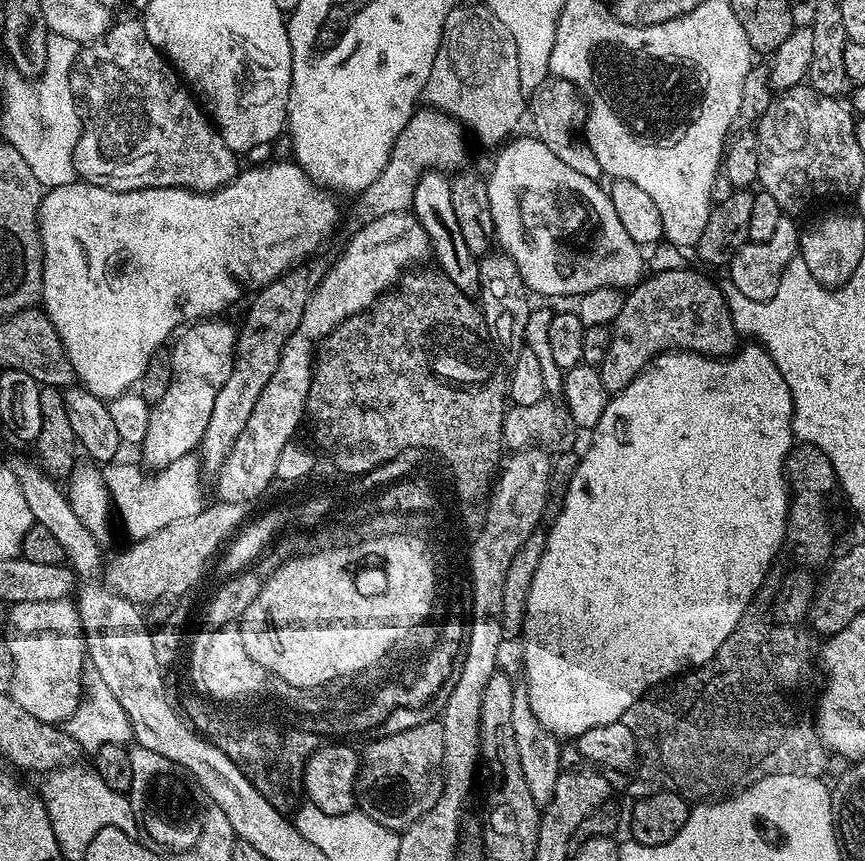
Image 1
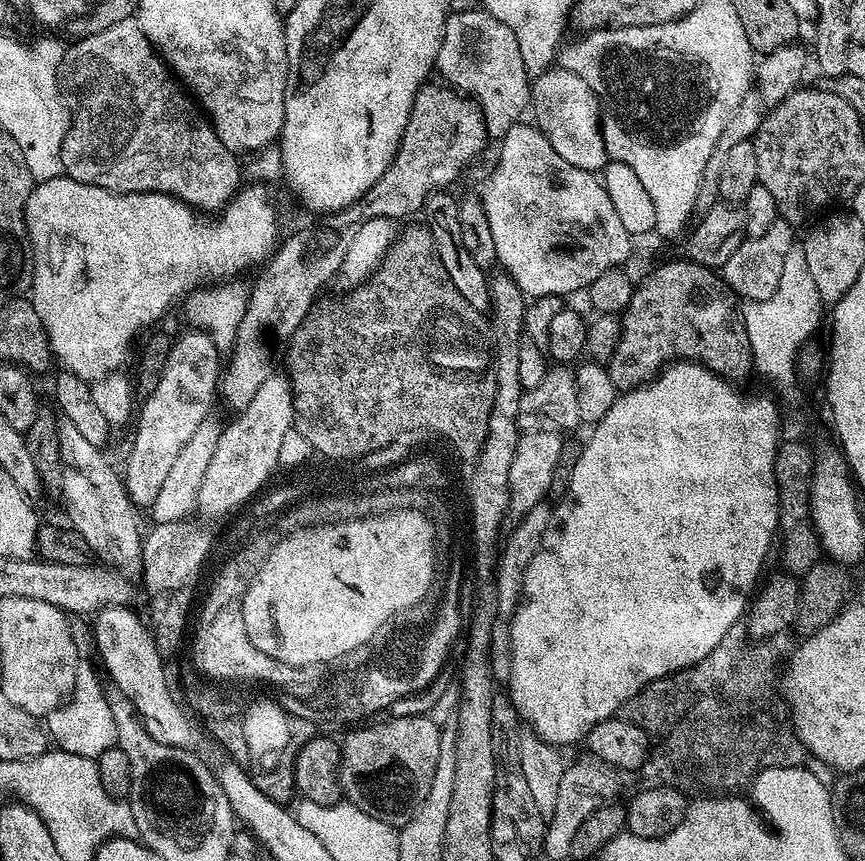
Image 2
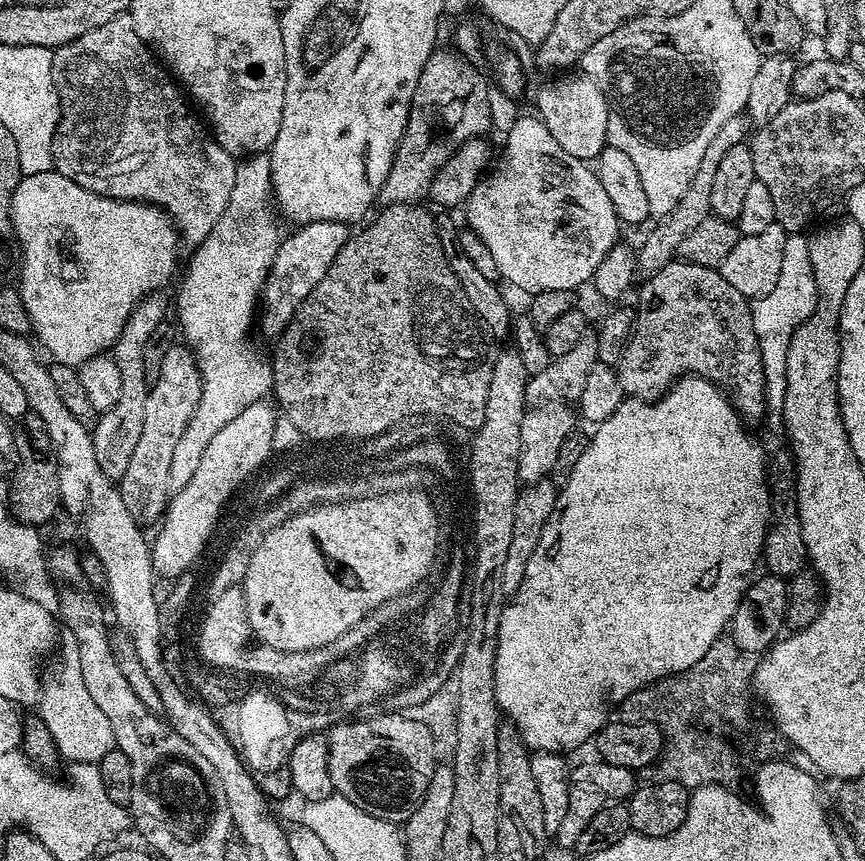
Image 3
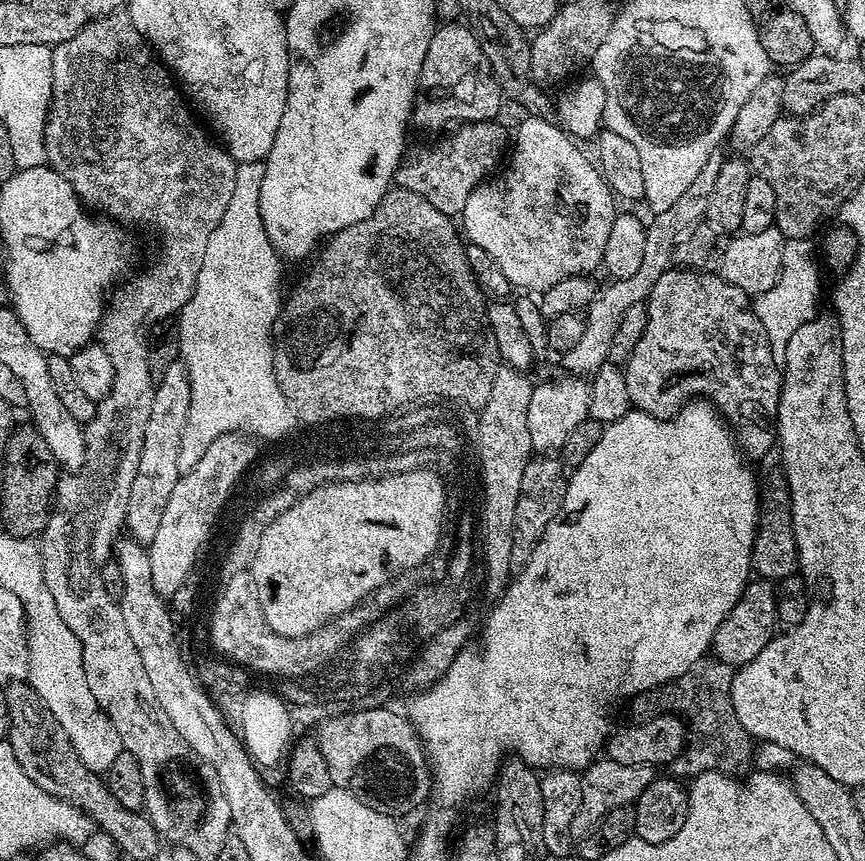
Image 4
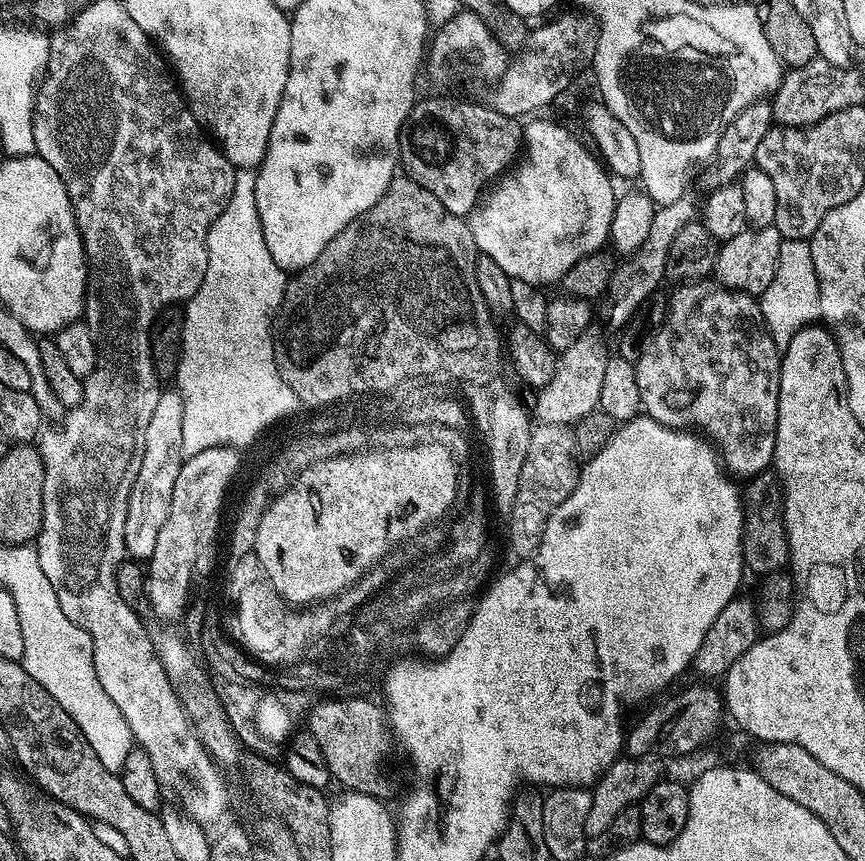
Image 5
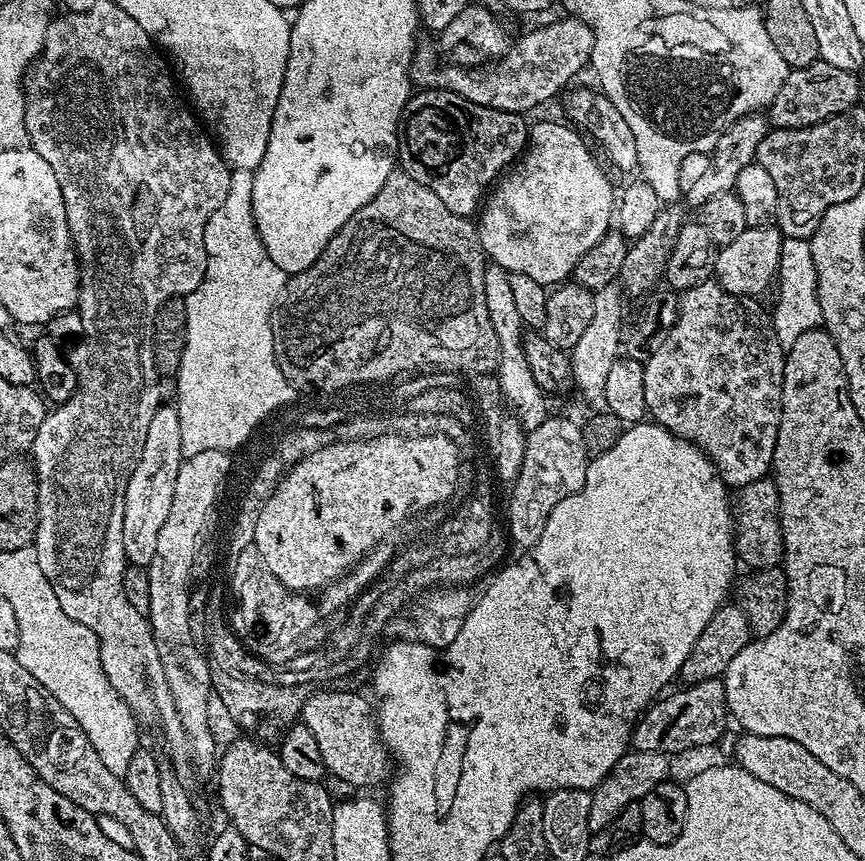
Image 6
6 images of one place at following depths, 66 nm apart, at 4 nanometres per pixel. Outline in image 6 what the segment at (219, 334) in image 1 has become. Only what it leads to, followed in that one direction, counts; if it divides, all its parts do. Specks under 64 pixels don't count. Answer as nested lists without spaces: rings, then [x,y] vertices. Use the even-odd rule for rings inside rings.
[[[161,403],[159,410],[150,418],[150,430],[146,434],[146,446],[142,446],[142,458],[138,458],[138,466],[130,476],[126,487],[125,520],[122,522],[122,542],[125,543],[124,553],[133,565],[148,566],[155,556],[158,534],[162,534],[174,502],[174,486],[177,481],[180,464],[185,456],[182,454],[182,426],[178,423],[178,410],[175,403]]]

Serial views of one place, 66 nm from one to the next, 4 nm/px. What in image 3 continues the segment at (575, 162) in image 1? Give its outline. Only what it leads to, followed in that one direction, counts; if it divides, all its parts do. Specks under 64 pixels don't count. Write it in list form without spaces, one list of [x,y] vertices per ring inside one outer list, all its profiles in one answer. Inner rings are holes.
[[[566,72],[542,85],[536,96],[536,110],[538,118],[543,122],[554,140],[562,146],[567,153],[573,154],[579,160],[588,162],[597,159],[601,150],[607,147],[609,126],[609,102],[608,96],[598,86],[597,80],[583,72]]]

